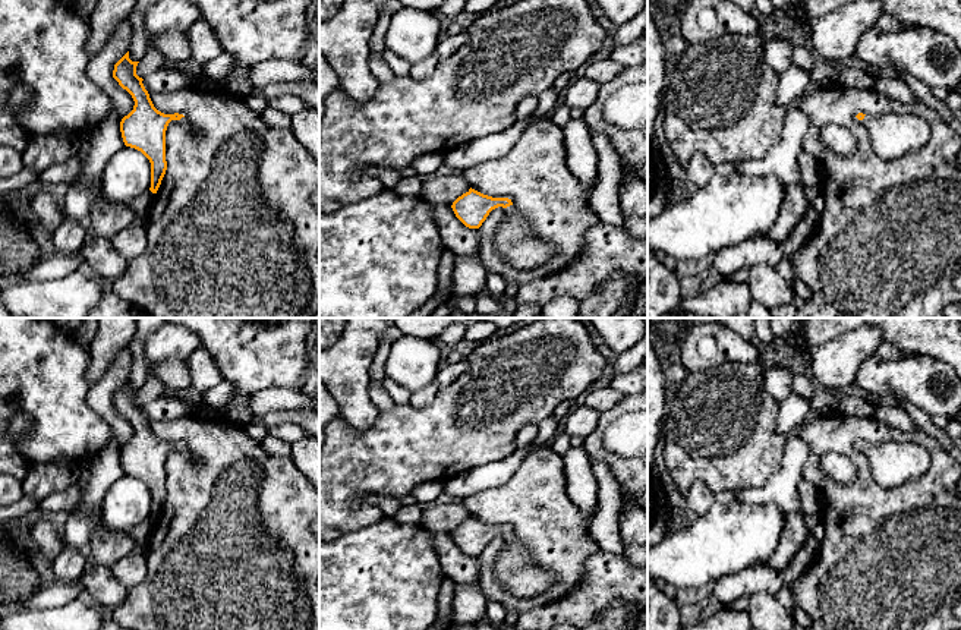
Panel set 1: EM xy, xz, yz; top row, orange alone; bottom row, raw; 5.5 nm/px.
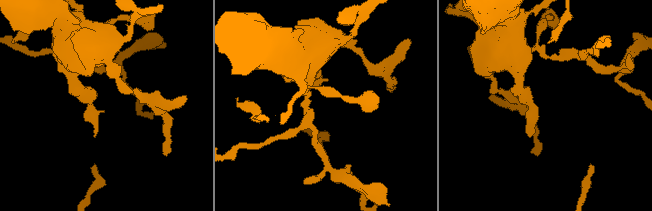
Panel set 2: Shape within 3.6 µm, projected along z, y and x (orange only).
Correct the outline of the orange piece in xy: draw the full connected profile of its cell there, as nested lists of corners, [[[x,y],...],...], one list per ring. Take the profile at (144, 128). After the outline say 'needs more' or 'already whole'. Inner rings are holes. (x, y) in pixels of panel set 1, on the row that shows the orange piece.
[[[129,51],[114,64],[113,78],[126,89],[133,101],[133,110],[120,122],[120,132],[126,147],[141,151],[151,163],[151,188],[157,193],[167,170],[166,161],[166,130],[171,120],[192,130],[183,114],[164,114],[158,111],[142,78],[136,75],[139,62],[129,59]]] | needs more

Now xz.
[[[470,188],[451,205],[456,217],[469,229],[479,229],[498,207],[505,210],[505,217],[492,237],[492,245],[504,262],[516,270],[532,270],[558,252],[555,245],[530,233],[527,220],[508,198],[492,198]]] | needs more

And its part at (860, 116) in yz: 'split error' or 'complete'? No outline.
split error

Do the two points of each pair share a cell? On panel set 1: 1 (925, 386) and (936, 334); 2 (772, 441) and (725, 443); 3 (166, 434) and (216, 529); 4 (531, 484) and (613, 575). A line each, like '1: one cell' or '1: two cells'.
1: two cells
2: one cell
3: one cell
4: two cells

